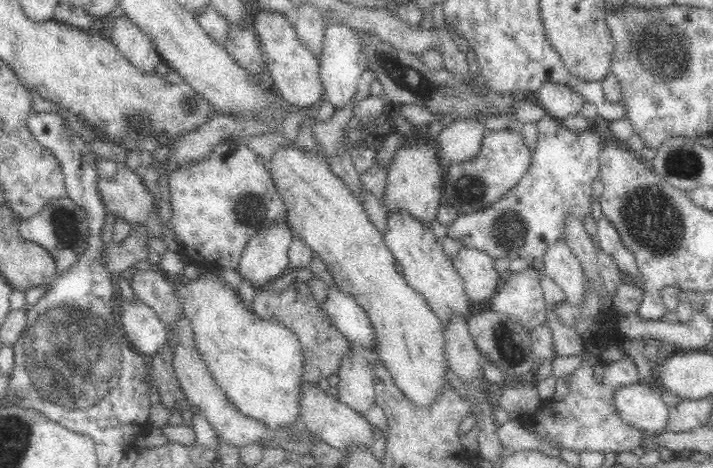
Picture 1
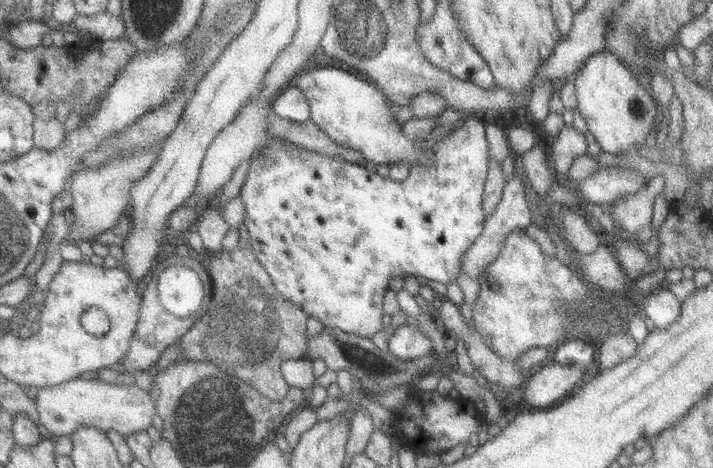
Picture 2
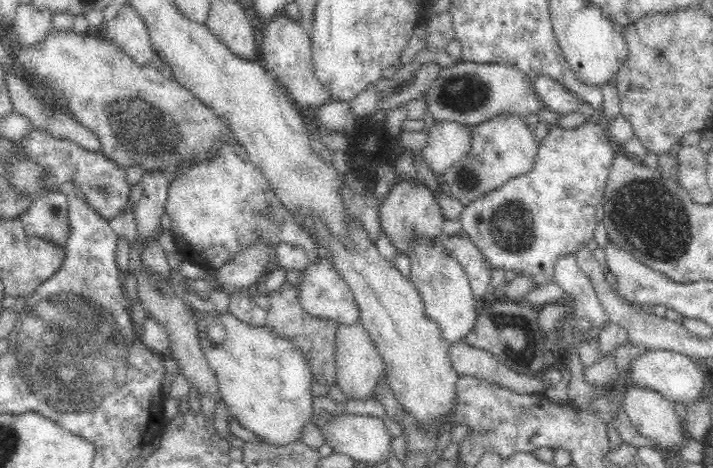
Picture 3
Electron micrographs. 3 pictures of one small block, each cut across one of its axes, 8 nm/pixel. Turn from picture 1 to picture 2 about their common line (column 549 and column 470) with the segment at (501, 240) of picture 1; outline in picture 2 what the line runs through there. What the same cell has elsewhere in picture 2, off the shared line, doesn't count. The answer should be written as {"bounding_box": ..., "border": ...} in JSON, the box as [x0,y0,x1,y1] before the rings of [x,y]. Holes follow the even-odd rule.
{"bounding_box":[239,117,490,339],"border":[[[464,117],[463,121],[456,125],[455,130],[434,145],[434,154],[432,154],[430,162],[410,166],[408,176],[400,181],[382,177],[376,172],[366,170],[365,166],[347,162],[339,157],[318,155],[314,151],[306,151],[296,145],[292,148],[291,144],[286,144],[286,140],[269,140],[263,146],[268,161],[251,161],[245,184],[241,187],[239,195],[244,204],[244,210],[246,210],[243,221],[244,226],[248,228],[252,251],[272,277],[277,291],[306,313],[309,318],[315,318],[322,323],[324,328],[338,328],[341,332],[371,339],[376,332],[383,328],[383,298],[384,292],[389,289],[390,278],[396,278],[400,274],[410,274],[410,276],[422,276],[422,278],[428,278],[428,280],[434,280],[440,284],[454,283],[461,274],[460,260],[462,260],[462,256],[476,242],[487,219],[484,209],[482,209],[482,196],[488,176],[488,159],[490,159],[485,133],[486,125],[487,119],[485,118]]]}

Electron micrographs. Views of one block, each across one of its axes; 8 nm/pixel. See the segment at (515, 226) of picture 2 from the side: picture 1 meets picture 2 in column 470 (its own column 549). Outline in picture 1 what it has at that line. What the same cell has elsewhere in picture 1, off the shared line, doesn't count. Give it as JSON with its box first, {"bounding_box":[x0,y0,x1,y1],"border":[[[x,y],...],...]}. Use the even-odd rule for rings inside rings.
{"bounding_box":[542,239,584,305],"border":[[[560,239],[552,243],[544,252],[542,260],[546,274],[564,291],[565,299],[579,305],[584,292],[583,268],[566,241]]]}

